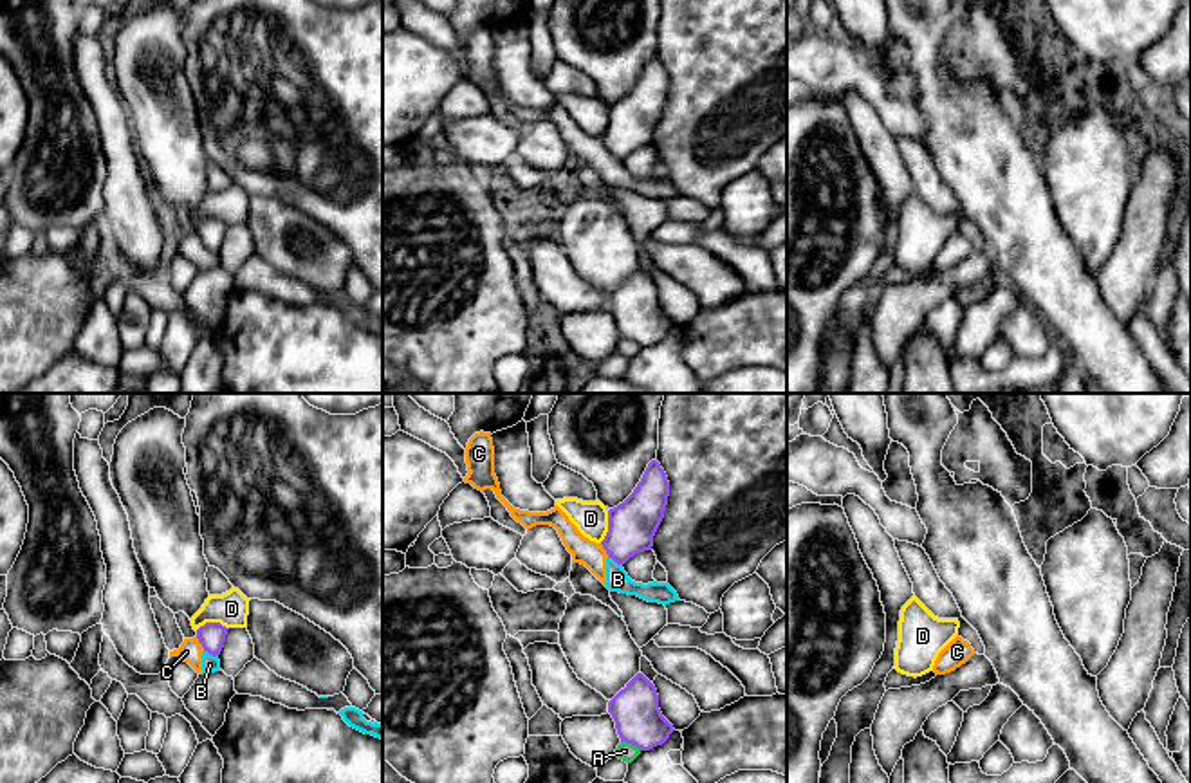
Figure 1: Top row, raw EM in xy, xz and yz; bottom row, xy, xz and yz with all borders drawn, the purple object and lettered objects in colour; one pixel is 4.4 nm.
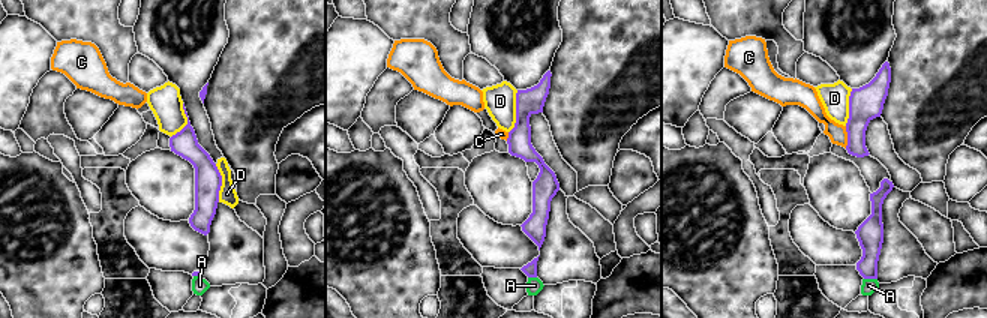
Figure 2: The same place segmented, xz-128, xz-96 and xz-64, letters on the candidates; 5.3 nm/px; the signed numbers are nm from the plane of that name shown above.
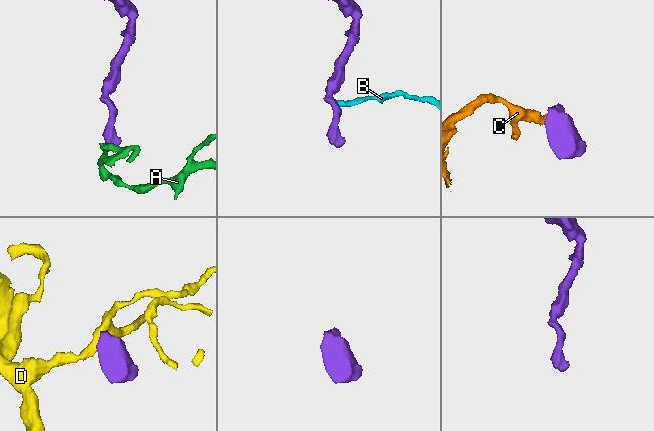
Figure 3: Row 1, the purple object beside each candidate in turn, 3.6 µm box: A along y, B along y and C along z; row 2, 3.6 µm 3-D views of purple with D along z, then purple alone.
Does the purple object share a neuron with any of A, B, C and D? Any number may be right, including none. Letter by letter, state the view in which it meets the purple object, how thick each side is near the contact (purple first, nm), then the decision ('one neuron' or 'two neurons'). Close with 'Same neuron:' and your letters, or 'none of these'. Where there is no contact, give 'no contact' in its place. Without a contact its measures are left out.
A: xz | 220/80 nm | two neurons
B: xy | 120/80 nm | two neurons
C: xy | 120/100 nm | two neurons
D: xy | 120/160 nm | two neurons
Same neuron: none of these

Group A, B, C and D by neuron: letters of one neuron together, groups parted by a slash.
A / B C / D

